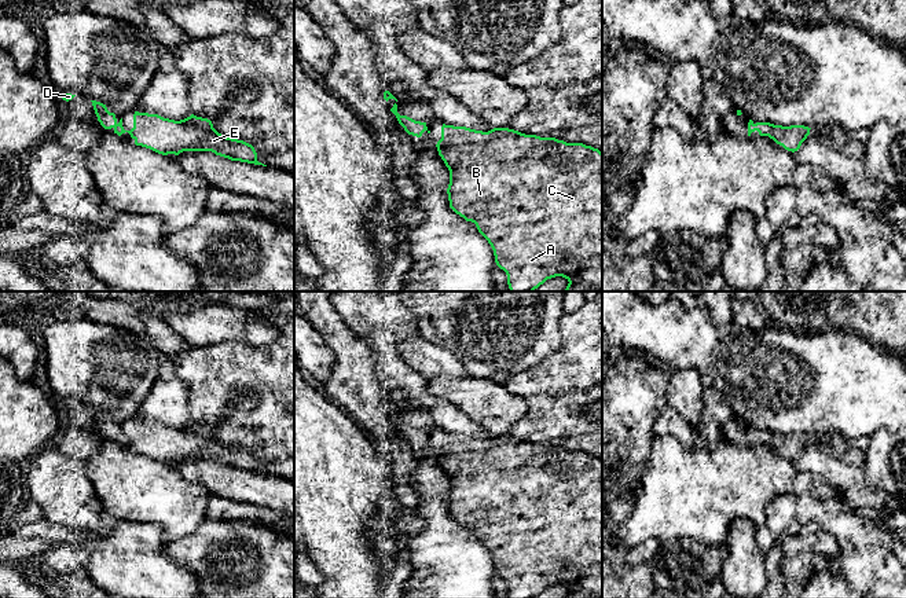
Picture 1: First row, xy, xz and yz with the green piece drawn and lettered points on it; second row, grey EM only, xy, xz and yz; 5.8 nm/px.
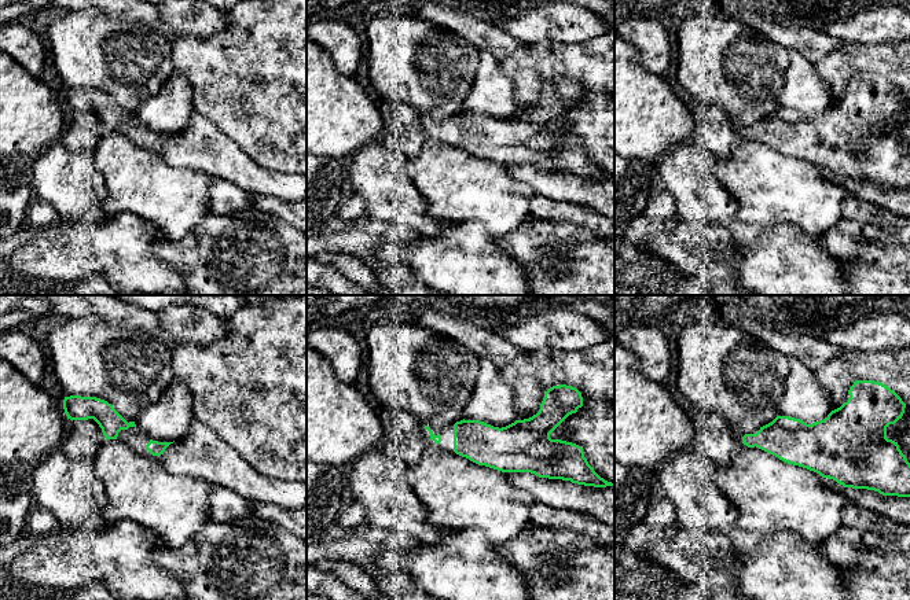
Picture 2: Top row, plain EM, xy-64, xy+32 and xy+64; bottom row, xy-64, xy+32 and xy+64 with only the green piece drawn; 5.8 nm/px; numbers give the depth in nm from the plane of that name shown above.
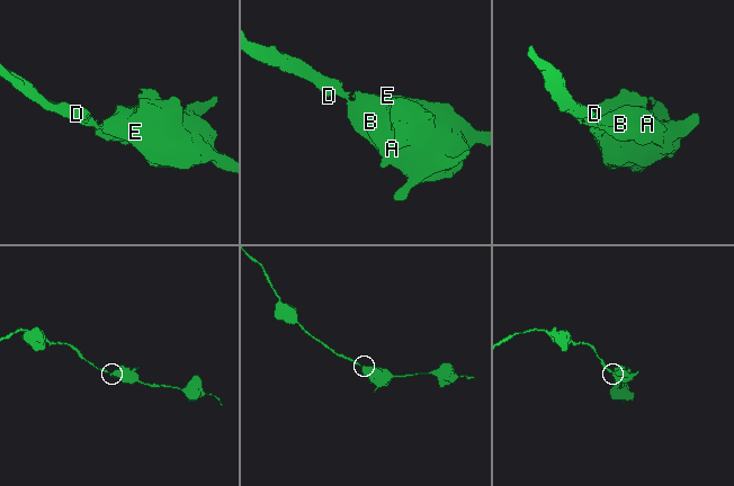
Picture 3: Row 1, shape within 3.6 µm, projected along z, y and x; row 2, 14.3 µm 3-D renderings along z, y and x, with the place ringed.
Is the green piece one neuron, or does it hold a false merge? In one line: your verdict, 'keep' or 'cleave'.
keep

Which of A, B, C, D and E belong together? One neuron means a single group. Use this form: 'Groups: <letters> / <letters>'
Groups: A B C D E

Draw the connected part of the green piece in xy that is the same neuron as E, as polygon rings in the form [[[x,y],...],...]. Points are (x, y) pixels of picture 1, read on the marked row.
[[[96,100],[91,102],[98,121],[104,129],[113,128],[118,136],[128,132],[136,146],[158,154],[179,155],[183,151],[212,151],[231,161],[267,166],[257,161],[257,153],[252,144],[219,133],[208,118],[191,114],[184,120],[175,121],[158,114],[135,111],[133,128],[125,131],[122,118],[118,121],[106,104]]]

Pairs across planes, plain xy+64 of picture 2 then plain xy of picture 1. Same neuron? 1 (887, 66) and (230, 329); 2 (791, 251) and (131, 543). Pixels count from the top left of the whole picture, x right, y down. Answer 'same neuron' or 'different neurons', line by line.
1: different neurons
2: same neuron

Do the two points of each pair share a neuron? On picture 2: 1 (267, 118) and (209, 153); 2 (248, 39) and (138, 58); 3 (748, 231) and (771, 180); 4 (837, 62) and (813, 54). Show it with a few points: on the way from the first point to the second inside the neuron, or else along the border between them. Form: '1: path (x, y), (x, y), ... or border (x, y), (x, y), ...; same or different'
1: border (206, 118), (254, 161); different
2: border (169, 40), (175, 69); different
3: border (737, 217), (749, 223), (758, 221), (764, 227); different
4: border (846, 43), (813, 63); different

